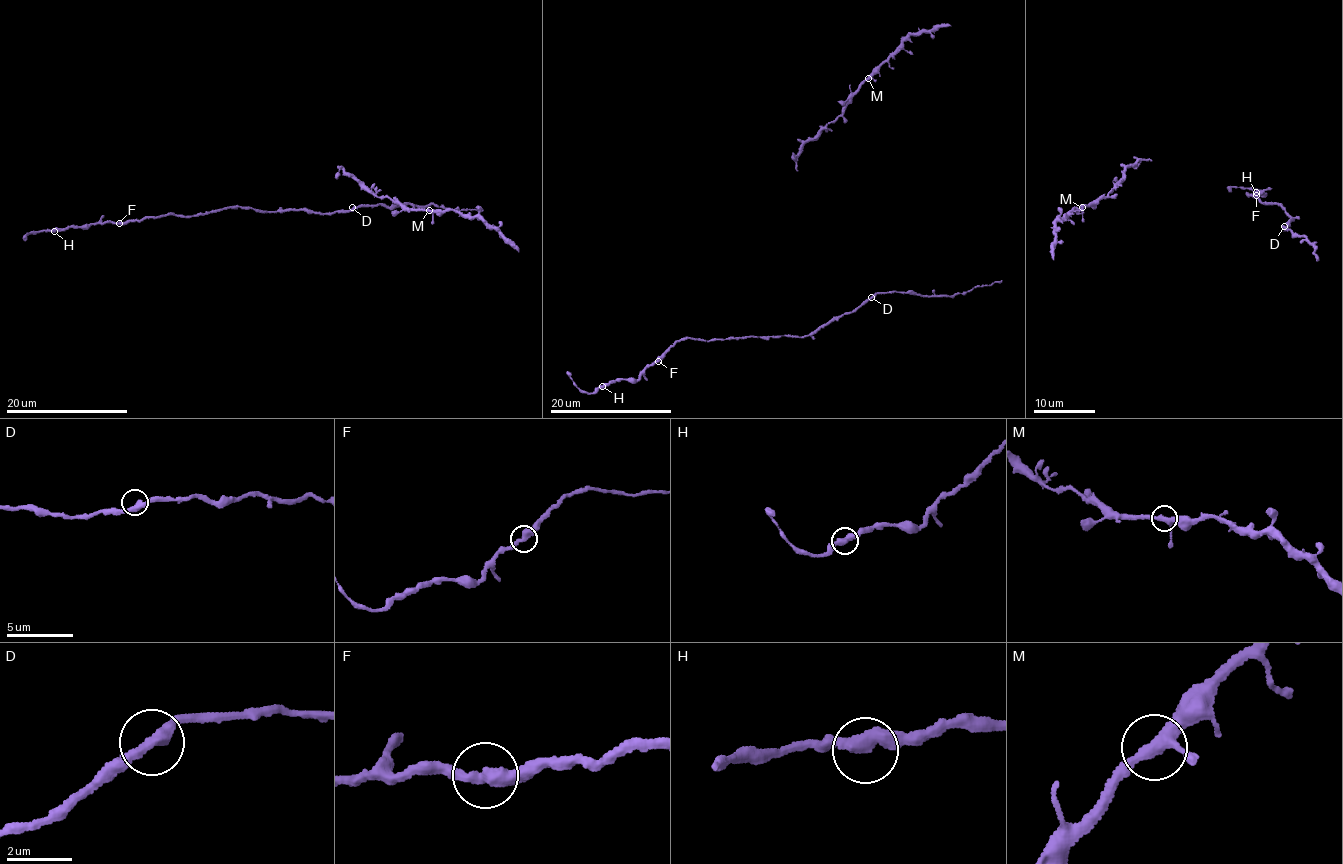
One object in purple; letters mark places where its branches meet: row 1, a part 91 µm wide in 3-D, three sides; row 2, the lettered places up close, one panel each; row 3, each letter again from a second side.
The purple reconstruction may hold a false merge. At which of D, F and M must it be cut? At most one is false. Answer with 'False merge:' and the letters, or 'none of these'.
False merge: none of these

